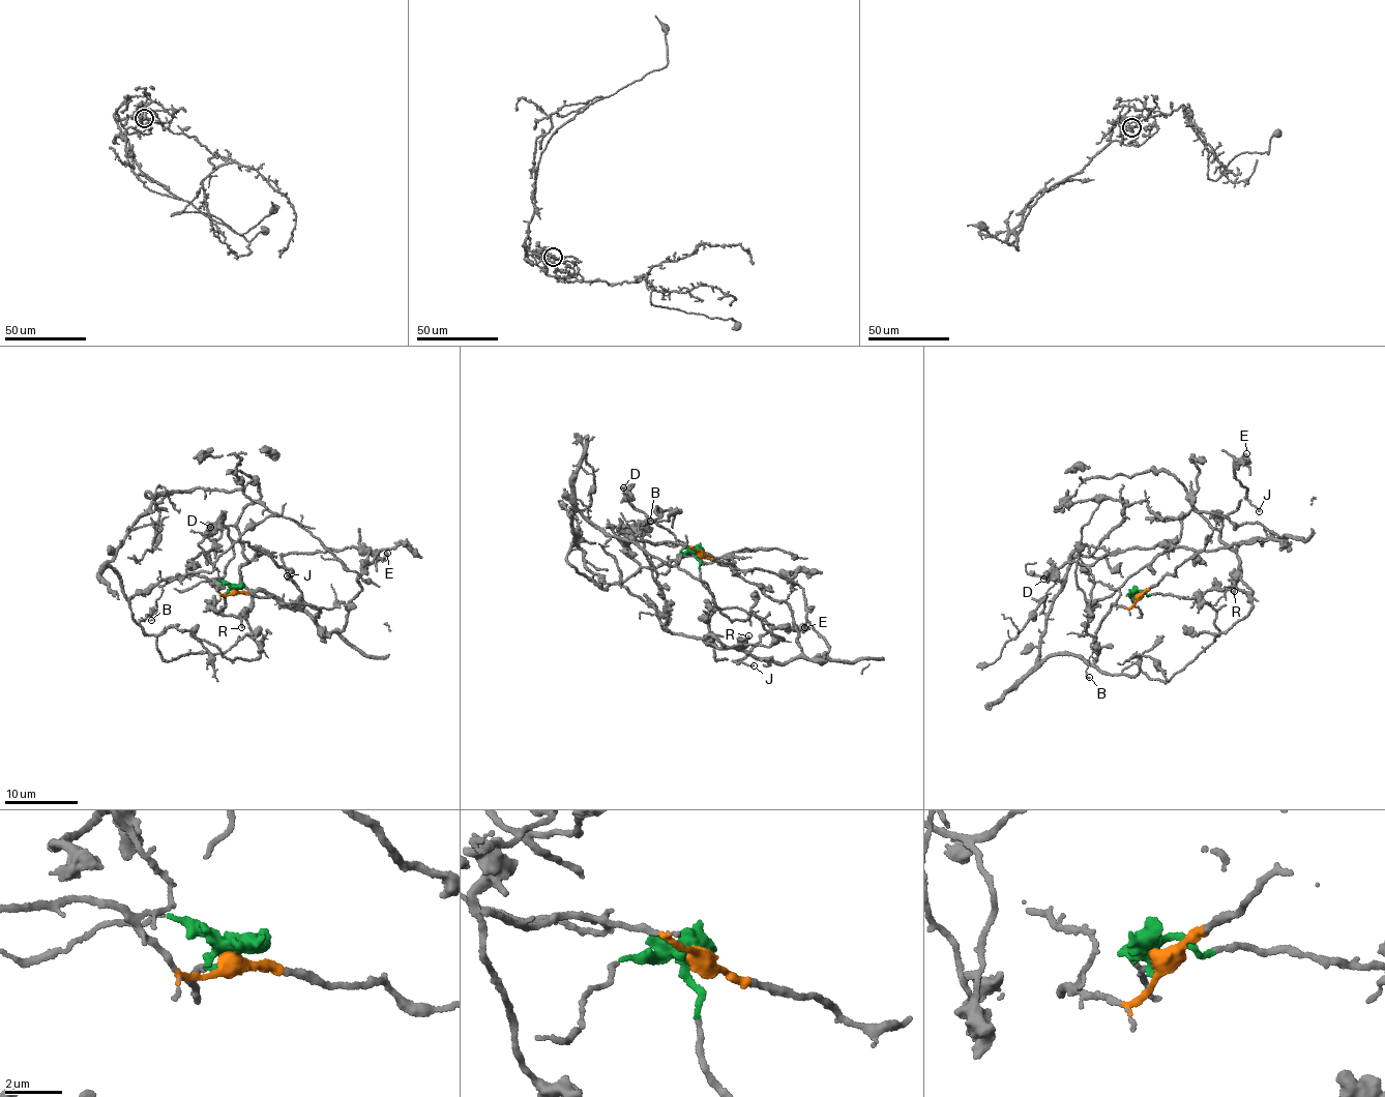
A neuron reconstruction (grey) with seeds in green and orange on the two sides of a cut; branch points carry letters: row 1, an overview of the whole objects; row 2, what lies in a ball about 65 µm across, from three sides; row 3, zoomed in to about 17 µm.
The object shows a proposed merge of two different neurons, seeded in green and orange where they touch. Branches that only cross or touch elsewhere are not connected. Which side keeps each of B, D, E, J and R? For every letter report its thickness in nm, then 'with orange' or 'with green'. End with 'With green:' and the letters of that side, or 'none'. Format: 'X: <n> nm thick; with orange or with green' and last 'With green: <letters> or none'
B: 110 nm thick; with orange
D: 480 nm thick; with green
E: 460 nm thick; with green
J: 130 nm thick; with green
R: 170 nm thick; with green
With green: D, E, J, R

